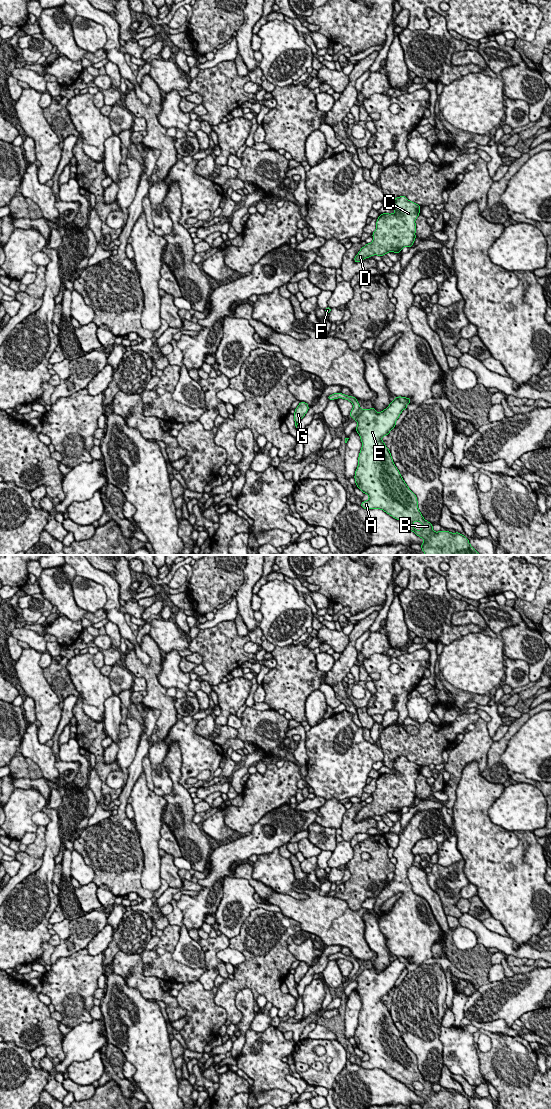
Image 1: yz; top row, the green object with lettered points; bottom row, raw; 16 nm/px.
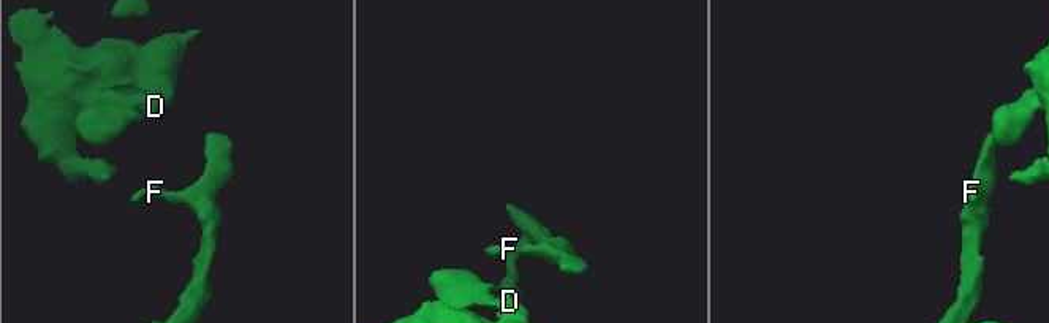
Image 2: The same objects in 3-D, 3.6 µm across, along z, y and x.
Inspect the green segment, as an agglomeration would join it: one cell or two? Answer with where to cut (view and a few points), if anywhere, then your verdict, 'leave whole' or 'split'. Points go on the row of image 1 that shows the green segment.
cut in yz along (361, 409), (353, 417); split

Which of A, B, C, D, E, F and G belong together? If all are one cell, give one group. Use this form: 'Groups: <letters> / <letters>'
Groups: A B C D E / F G

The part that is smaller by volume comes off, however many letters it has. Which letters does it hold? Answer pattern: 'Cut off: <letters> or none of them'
Cut off: F, G

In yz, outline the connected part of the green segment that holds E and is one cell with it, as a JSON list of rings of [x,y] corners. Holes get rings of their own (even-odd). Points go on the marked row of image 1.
[[[395,397],[380,413],[372,407],[361,409],[354,417],[358,423],[355,429],[362,441],[354,478],[357,487],[369,495],[361,507],[381,509],[403,522],[424,540],[421,547],[425,555],[481,555],[462,534],[433,531],[433,525],[423,518],[418,509],[416,495],[402,479],[390,451],[381,440],[395,427],[396,420],[407,409],[408,403],[411,403],[410,398]],[[415,521],[423,524],[420,531],[413,527]]]

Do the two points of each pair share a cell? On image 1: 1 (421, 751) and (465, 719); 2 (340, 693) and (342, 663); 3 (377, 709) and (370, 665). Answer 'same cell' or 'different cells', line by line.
1: same cell
2: same cell
3: same cell

